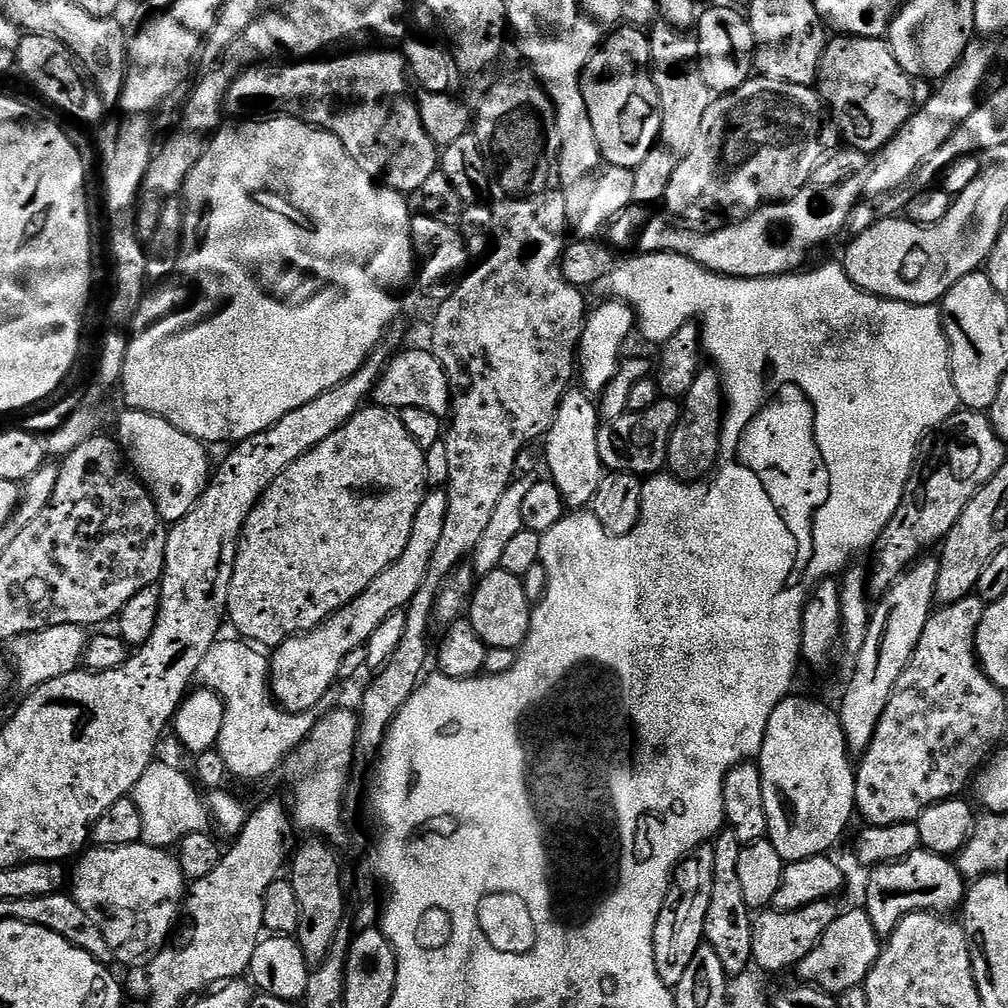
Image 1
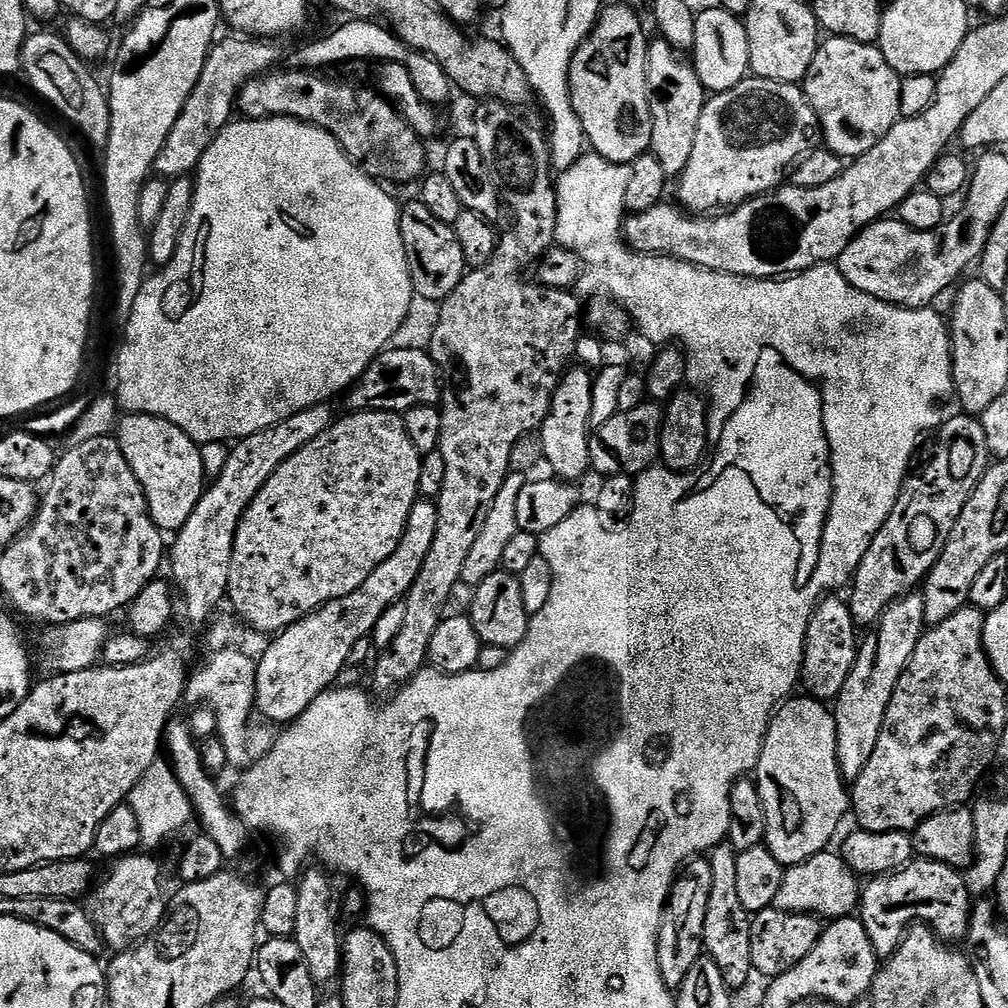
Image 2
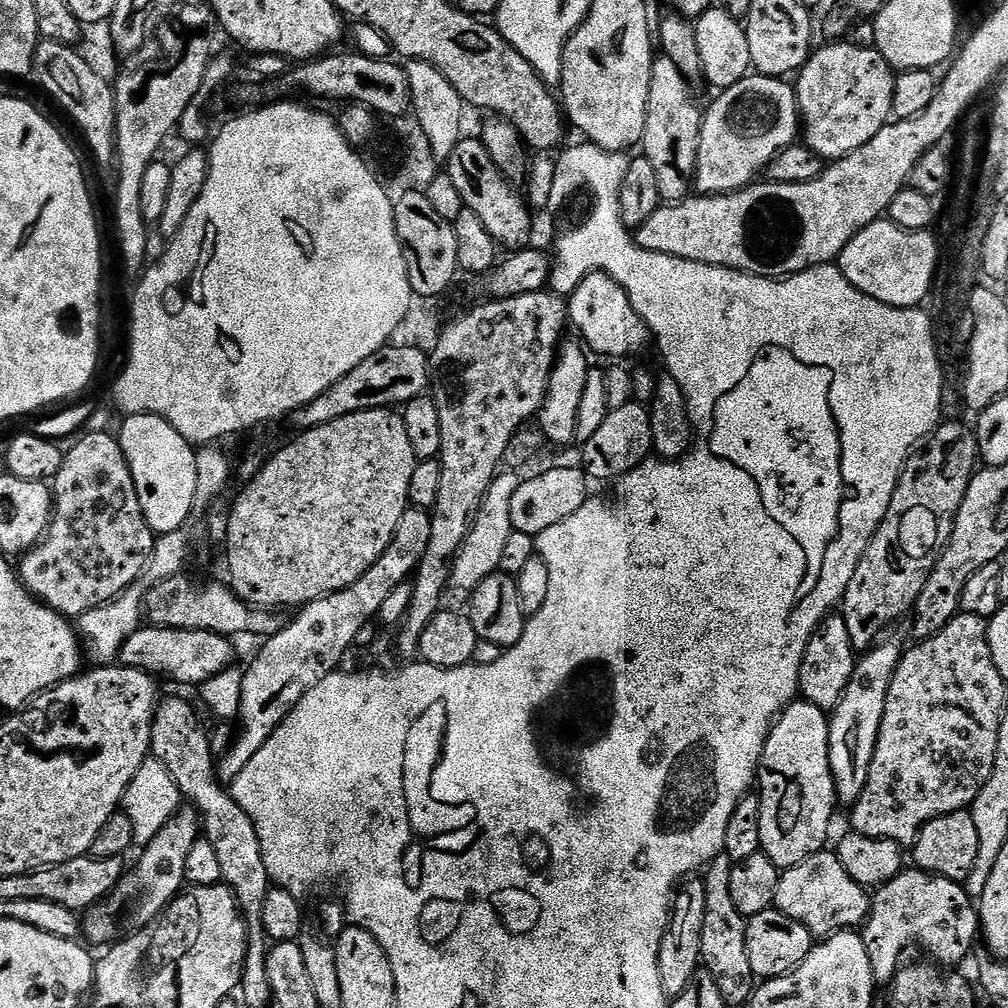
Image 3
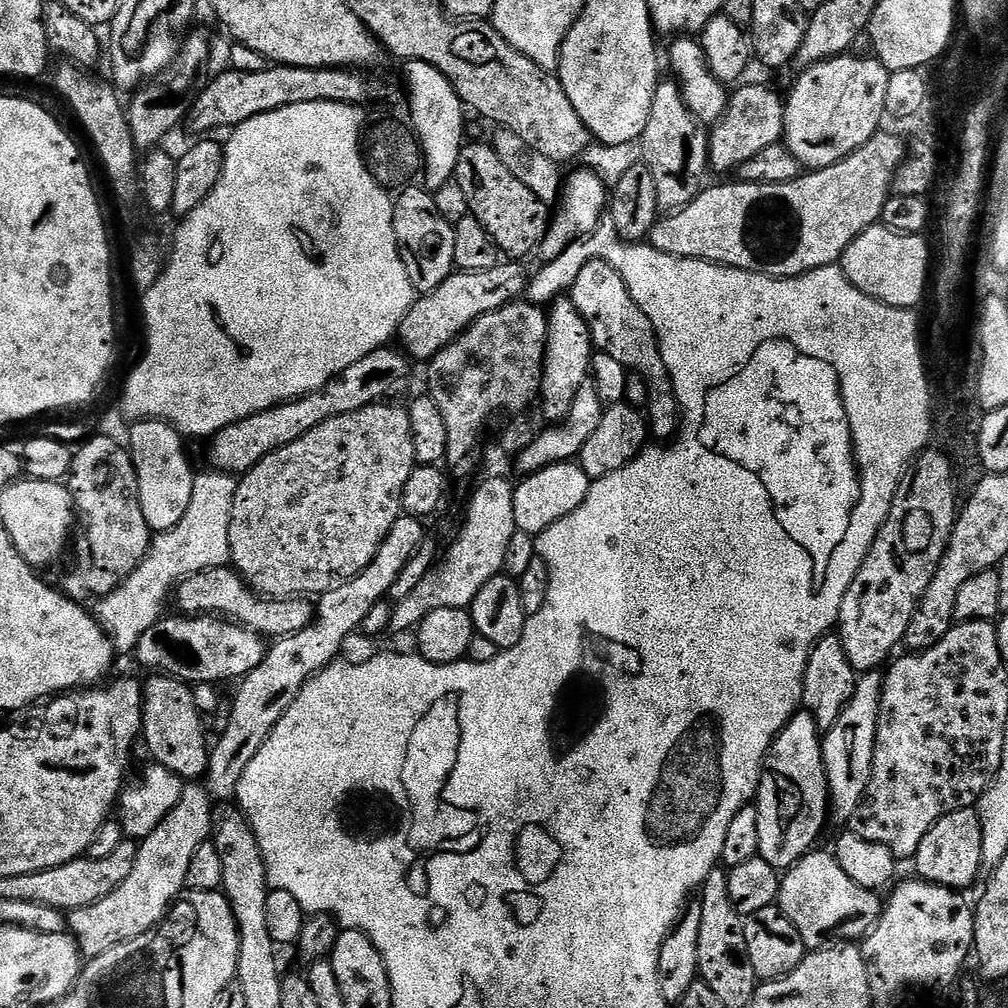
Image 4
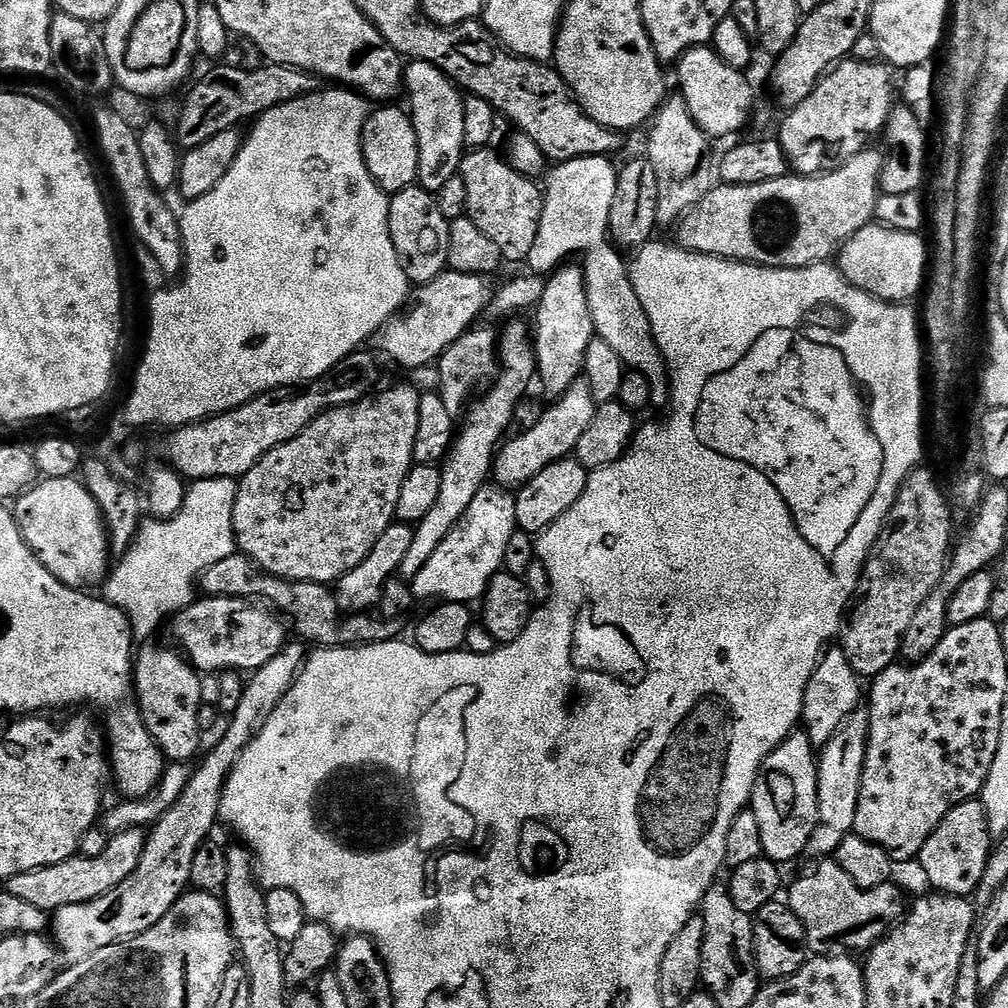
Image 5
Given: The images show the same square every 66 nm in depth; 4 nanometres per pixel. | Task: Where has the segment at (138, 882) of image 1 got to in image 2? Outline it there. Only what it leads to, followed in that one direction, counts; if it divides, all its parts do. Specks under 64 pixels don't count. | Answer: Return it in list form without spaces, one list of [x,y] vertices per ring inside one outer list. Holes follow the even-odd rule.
[[[152,854],[121,856],[116,864],[90,892],[90,915],[96,929],[103,936],[105,945],[113,953],[127,952],[148,939],[161,924],[169,911],[170,896],[164,893],[164,872]]]

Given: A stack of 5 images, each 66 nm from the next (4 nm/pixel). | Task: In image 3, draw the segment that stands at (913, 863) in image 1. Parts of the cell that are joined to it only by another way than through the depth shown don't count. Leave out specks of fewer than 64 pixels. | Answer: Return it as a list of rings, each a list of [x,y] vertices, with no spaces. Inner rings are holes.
[[[912,866],[881,884],[870,899],[872,909],[862,925],[862,935],[877,985],[891,985],[902,967],[903,956],[915,948],[925,952],[929,961],[949,966],[962,963],[972,943],[977,943],[980,913],[963,883]]]

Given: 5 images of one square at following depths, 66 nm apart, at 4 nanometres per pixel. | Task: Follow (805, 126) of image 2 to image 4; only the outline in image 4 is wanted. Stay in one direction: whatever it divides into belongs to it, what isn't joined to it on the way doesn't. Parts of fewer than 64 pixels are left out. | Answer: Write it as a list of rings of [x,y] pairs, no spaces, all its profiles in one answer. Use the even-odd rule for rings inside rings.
[[[747,84],[740,86],[745,88],[737,87],[737,92],[733,91],[729,95],[726,110],[715,121],[713,128],[716,129],[711,129],[708,162],[713,173],[735,173],[742,162],[762,154],[766,146],[783,141],[785,97],[764,84]]]

